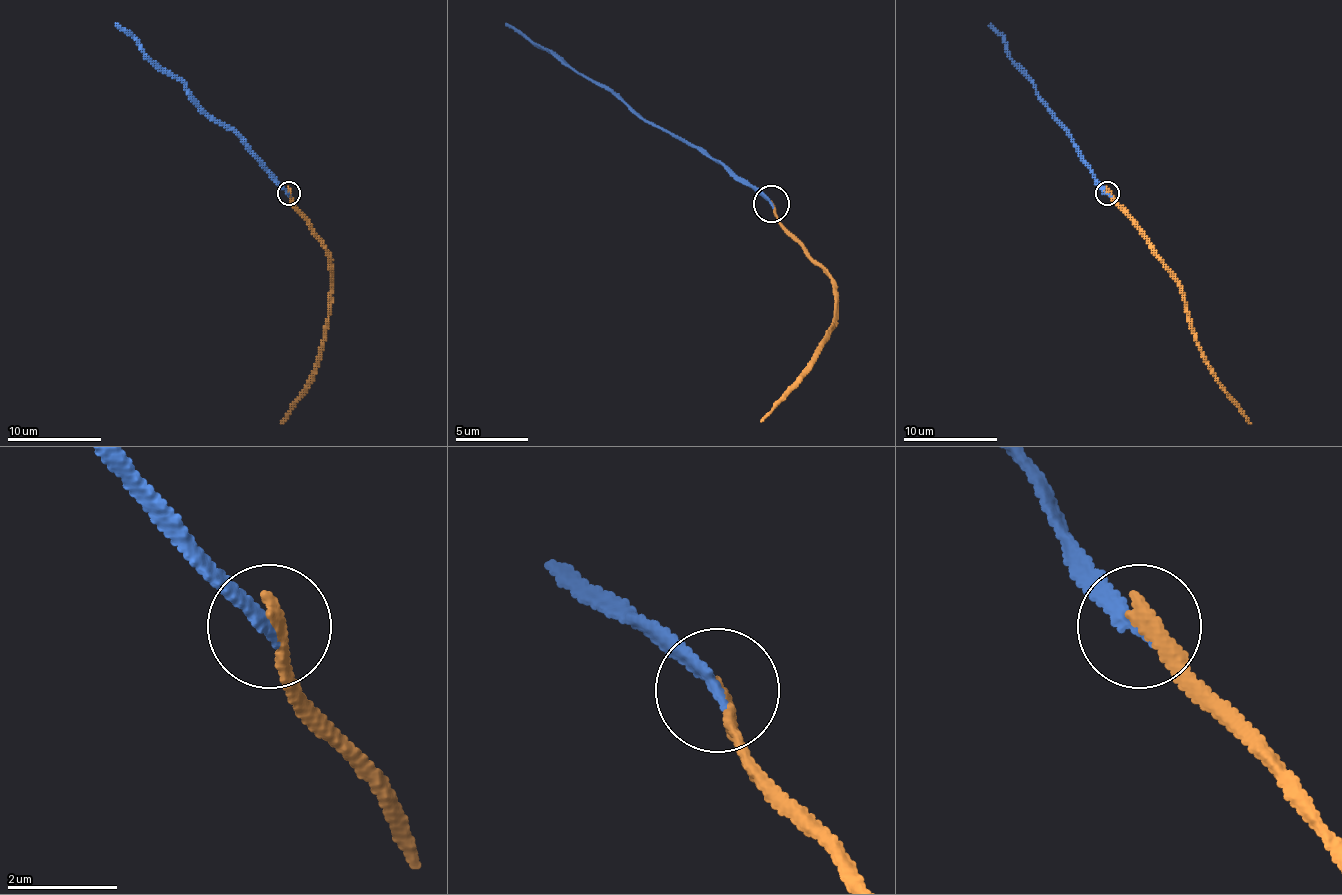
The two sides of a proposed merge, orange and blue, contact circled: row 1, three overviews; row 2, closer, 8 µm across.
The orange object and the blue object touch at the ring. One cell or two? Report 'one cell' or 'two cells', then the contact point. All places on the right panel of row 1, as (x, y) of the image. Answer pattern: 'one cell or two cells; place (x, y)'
two cells; place (1107, 193)

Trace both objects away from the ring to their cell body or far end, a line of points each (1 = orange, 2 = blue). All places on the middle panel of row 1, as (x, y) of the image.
1: (770, 203), (774, 213), (832, 275), (835, 315), (814, 362), (759, 423)
2: (770, 203), (557, 54), (531, 43), (506, 22)

